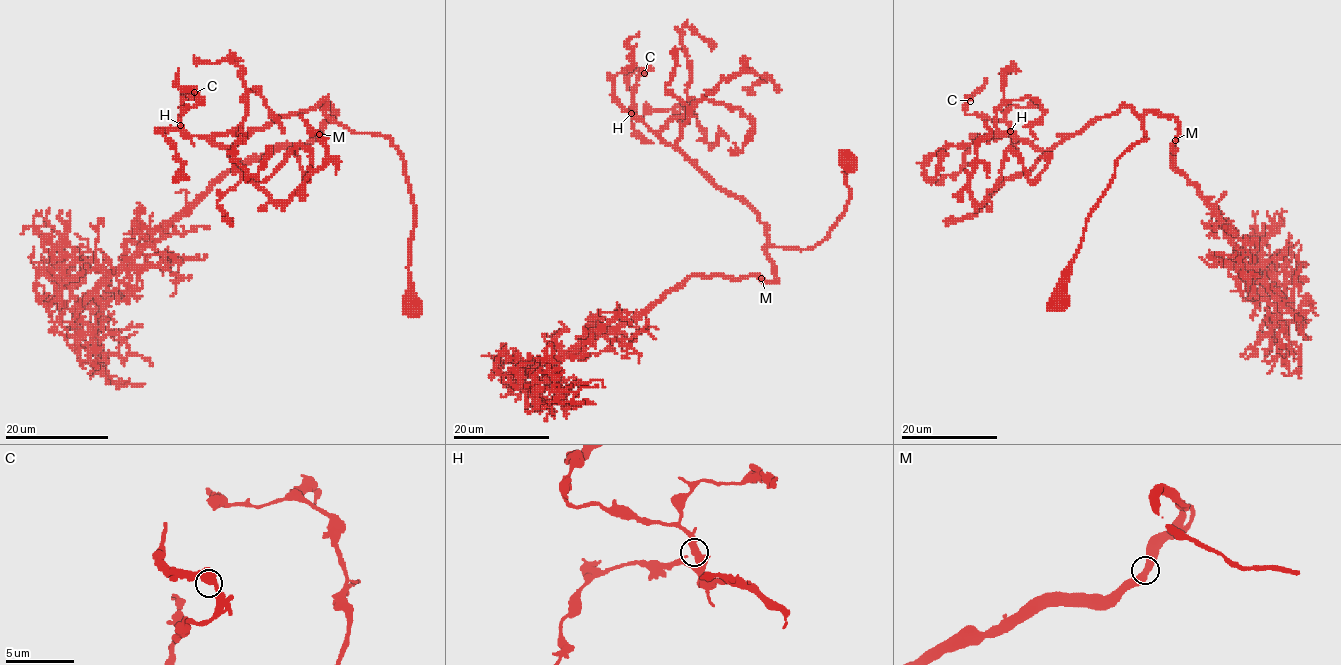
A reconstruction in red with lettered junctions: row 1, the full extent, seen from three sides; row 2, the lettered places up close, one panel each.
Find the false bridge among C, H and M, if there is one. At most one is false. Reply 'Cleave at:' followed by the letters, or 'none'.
Cleave at: none

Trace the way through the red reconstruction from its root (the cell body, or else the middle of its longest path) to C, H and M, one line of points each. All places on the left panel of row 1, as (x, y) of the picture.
C: (410, 305), (415, 205), (390, 139), (338, 125), (325, 97), (215, 147), (183, 128), (194, 92)
H: (410, 305), (415, 205), (390, 139), (338, 125), (325, 97), (229, 147), (180, 125)
M: (410, 305), (415, 205), (402, 156), (382, 135), (334, 122), (326, 104), (333, 114), (320, 134)

